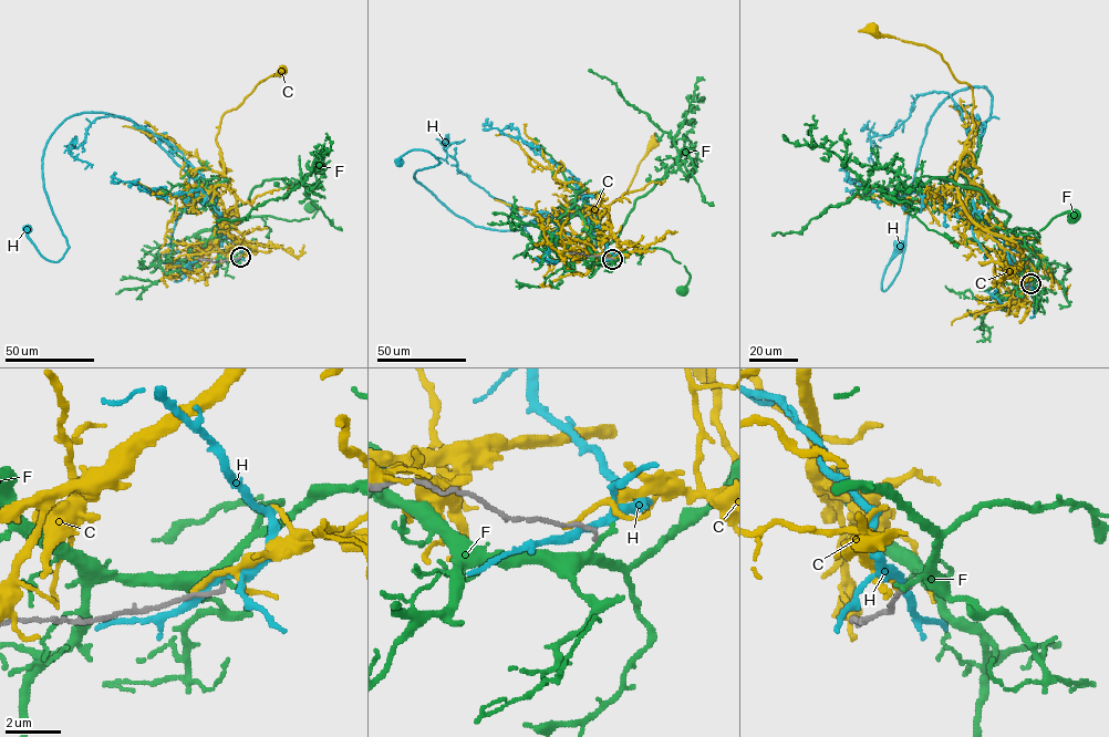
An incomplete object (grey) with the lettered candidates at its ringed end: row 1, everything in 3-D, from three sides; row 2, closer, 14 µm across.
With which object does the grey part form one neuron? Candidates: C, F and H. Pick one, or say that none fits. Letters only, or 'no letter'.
no letter

